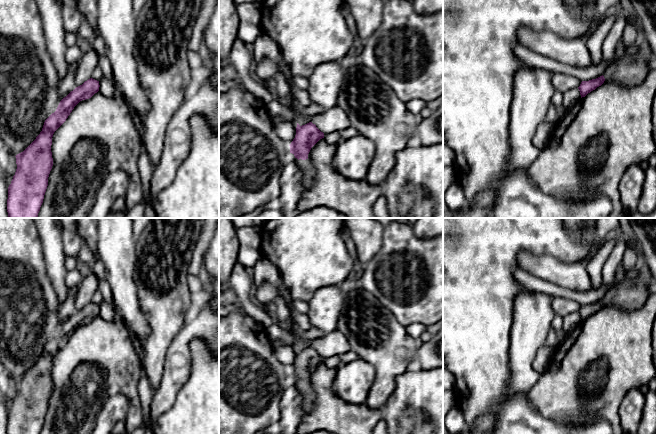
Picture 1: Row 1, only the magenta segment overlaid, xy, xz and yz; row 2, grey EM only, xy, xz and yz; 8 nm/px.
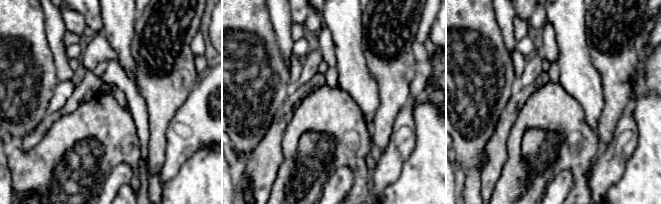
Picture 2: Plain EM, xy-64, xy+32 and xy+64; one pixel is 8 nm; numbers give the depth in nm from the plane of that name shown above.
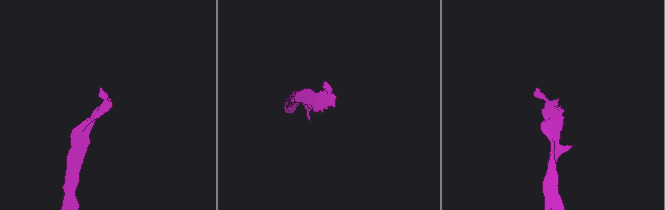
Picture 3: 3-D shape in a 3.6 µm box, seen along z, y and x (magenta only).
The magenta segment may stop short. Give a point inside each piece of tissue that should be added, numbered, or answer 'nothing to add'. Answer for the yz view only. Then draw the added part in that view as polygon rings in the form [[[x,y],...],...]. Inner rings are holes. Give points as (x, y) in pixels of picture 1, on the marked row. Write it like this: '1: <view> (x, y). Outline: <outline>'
1: yz (630, 70). Outline: [[[619,0],[627,14],[627,21],[633,22],[638,29],[637,43],[639,52],[624,56],[608,68],[603,76],[605,81],[613,81],[623,87],[637,86],[641,84],[649,71],[648,59],[652,54],[651,48],[644,36],[643,27],[637,18],[630,0]]]

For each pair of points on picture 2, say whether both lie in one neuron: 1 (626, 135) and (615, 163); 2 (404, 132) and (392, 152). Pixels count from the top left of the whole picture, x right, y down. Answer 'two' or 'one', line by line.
1: one
2: one

